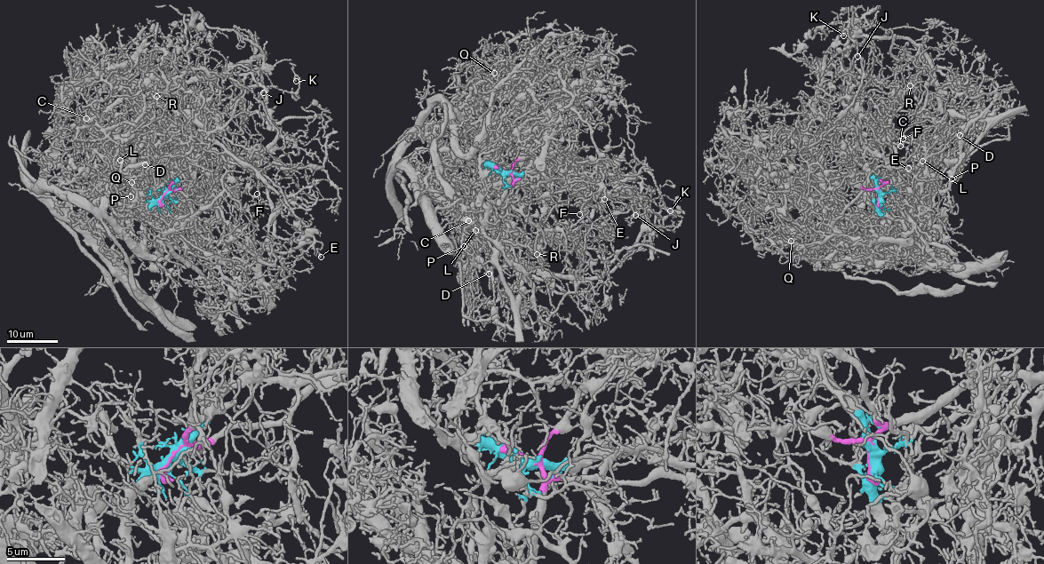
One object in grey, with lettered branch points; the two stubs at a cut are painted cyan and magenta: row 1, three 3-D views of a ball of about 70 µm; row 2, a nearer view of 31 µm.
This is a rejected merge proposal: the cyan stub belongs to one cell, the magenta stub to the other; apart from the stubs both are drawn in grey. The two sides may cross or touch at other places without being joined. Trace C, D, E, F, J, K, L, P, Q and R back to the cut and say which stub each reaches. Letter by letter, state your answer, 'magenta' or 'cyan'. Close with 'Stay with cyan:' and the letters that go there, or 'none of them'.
C: cyan
D: cyan
E: magenta
F: magenta
J: magenta
K: magenta
L: cyan
P: cyan
Q: cyan
R: cyan
Stay with cyan: C, D, L, P, Q, R

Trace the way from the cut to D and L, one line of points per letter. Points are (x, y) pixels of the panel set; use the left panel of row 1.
D: (164, 195), (158, 208), (148, 212), (144, 207), (133, 182), (142, 185), (142, 170), (129, 168), (145, 163)
L: (164, 195), (158, 208), (148, 212), (133, 181), (140, 186), (142, 170), (132, 167), (124, 157), (120, 160)

